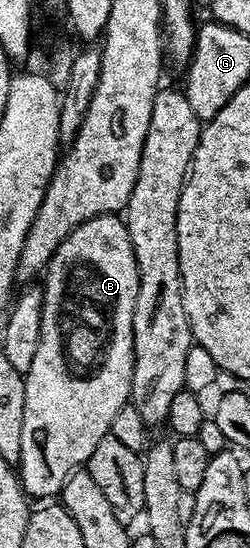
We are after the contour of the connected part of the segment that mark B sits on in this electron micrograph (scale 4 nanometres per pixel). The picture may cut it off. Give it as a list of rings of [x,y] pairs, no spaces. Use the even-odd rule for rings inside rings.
[[[119,214],[99,215],[74,229],[58,245],[58,249],[50,257],[48,268],[42,276],[42,290],[44,304],[42,305],[42,321],[38,349],[34,353],[34,361],[30,361],[30,369],[24,375],[24,388],[26,389],[26,409],[22,421],[22,453],[18,464],[18,478],[25,495],[36,501],[48,501],[59,496],[64,483],[71,477],[72,472],[81,470],[87,464],[90,453],[109,435],[115,415],[129,402],[132,394],[132,370],[134,369],[134,301],[138,297],[138,265],[134,257],[134,245],[130,245],[128,224]]]

